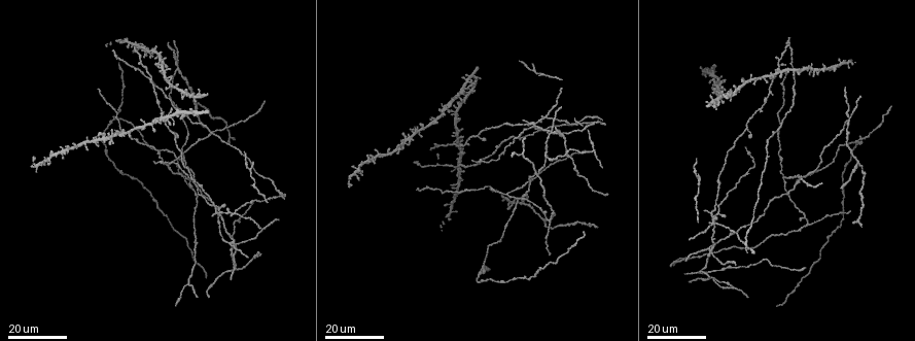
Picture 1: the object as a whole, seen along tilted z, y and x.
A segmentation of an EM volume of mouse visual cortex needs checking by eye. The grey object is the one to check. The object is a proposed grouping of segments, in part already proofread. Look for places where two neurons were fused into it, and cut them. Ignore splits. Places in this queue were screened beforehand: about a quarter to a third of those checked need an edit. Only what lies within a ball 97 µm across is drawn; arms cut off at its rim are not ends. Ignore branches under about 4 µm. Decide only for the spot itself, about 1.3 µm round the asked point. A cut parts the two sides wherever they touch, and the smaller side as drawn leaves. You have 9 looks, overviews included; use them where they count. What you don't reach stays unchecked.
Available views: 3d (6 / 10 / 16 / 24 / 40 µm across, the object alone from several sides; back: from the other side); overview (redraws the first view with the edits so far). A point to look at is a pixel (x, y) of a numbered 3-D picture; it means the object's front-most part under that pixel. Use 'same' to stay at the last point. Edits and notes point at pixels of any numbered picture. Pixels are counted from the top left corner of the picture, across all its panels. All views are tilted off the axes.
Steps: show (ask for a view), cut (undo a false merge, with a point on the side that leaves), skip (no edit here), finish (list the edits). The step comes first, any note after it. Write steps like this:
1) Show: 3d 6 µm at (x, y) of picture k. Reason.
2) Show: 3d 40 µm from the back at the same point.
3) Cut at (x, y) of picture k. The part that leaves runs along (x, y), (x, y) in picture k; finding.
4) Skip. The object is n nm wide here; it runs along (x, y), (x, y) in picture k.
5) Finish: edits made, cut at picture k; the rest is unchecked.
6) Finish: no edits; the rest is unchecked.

Show: 3d 16 µm at (794, 185) of picture 1. Two arms in line, one across.

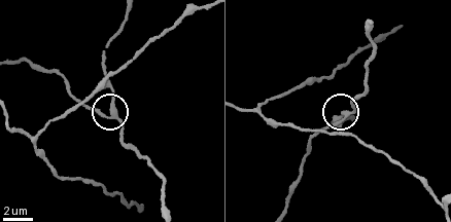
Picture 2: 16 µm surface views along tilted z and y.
Show: 3d 10 µm at (110, 115) of picture 2.

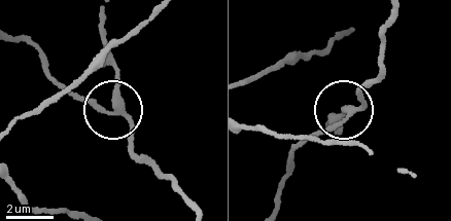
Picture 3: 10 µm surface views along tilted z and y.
Skip. The object is 230 nm wide here; one neuron here.

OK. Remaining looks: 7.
Show: 3d 24 µm at (167, 167) of picture 1. Three arms meet.

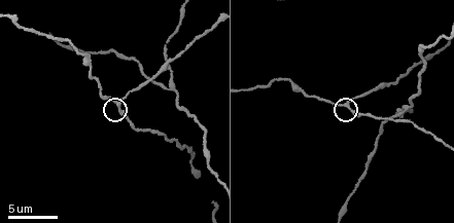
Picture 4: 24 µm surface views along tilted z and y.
Show: 3d 10 µm at (348, 107) of picture 4.

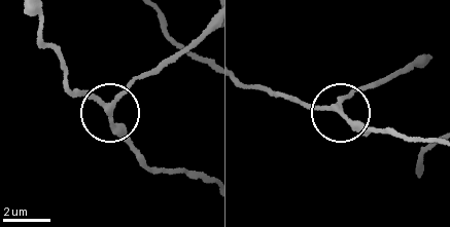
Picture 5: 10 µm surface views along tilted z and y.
Skip. 3 arms meet here; all the same neuron.

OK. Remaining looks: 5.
Show: 3d 24 µm at (847, 122) of picture 1.

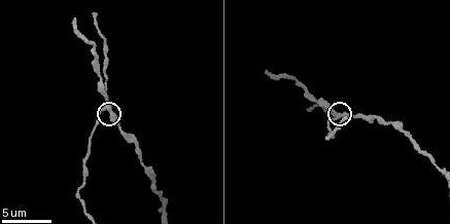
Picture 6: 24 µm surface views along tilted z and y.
Show: 3d 10 µm at (108, 110) of picture 6.

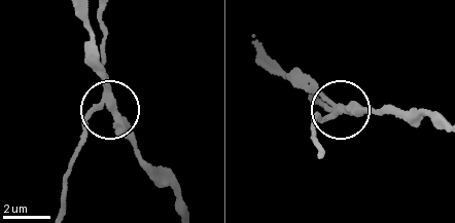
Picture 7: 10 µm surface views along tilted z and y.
Cut at (100, 73) of picture 7. The part that leaves runs along (107, 96), (140, 162), (172, 191), (175, 207) in picture 7; a second neuron is stuck on.

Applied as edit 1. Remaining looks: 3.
Show: 3d 16 µm at (482, 267) of picture 1. Looks like a crossing.

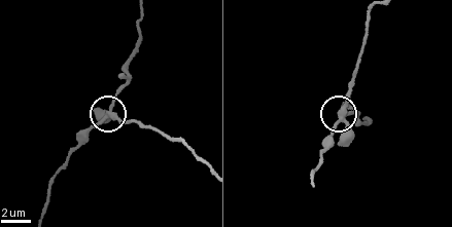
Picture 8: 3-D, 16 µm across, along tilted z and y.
Show: 3d 10 µm at (108, 111) of picture 8. Zoom in.

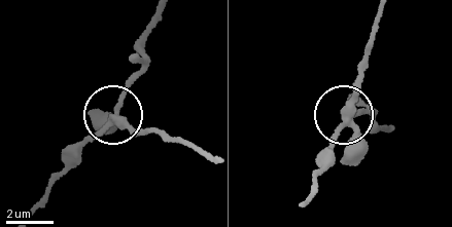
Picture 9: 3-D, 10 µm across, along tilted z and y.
Skip. The side arm is 21 µm long; it runs along (380, 16), (347, 115), (371, 113) in picture 9; all the same neuron.

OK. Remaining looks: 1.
Finish: edits made, cut at picture 7; the rest is unchecked.

